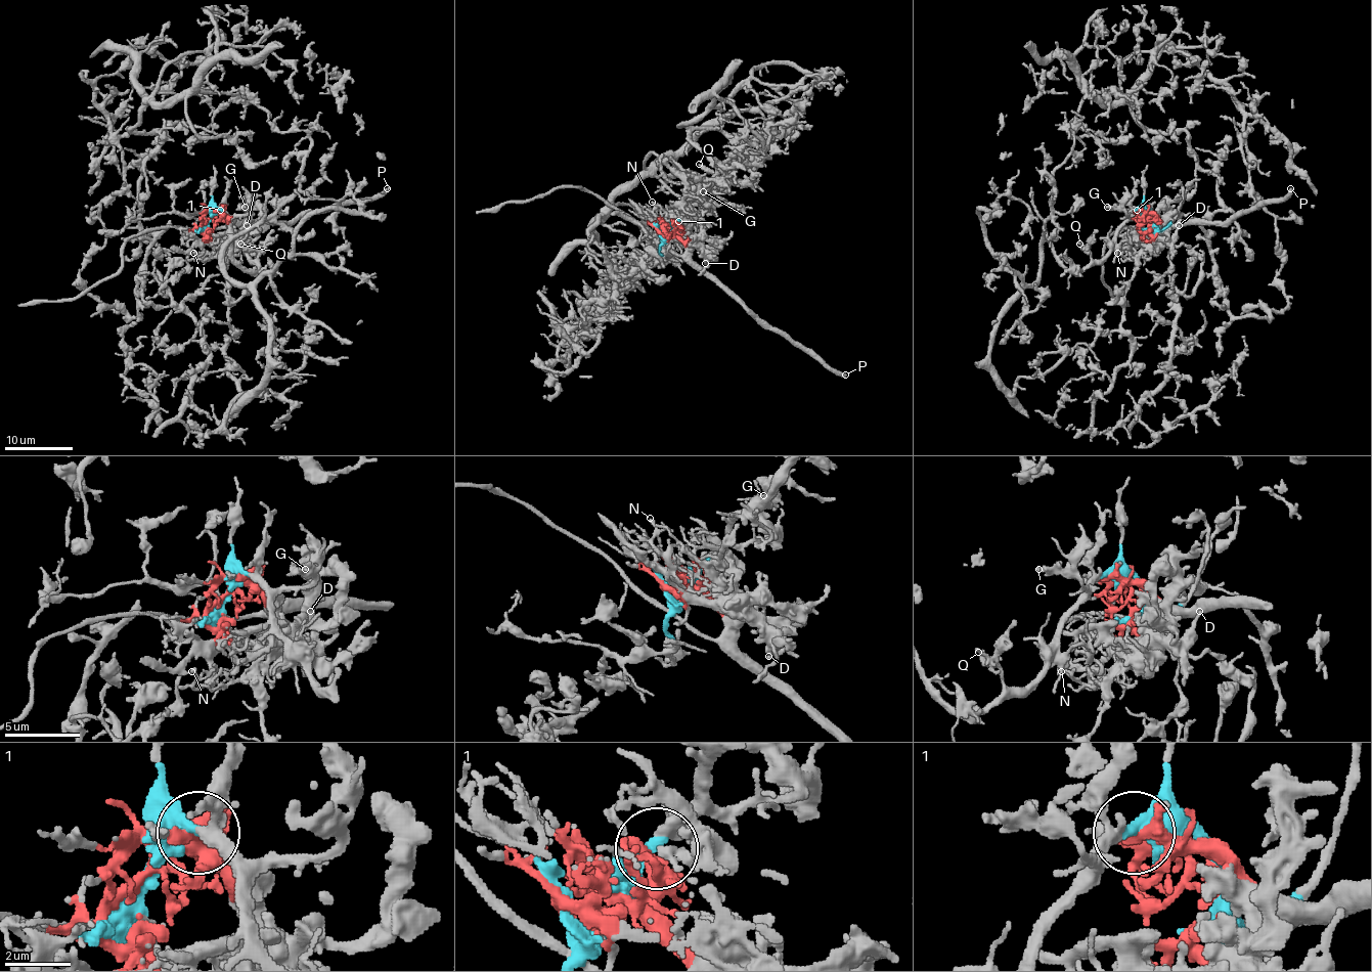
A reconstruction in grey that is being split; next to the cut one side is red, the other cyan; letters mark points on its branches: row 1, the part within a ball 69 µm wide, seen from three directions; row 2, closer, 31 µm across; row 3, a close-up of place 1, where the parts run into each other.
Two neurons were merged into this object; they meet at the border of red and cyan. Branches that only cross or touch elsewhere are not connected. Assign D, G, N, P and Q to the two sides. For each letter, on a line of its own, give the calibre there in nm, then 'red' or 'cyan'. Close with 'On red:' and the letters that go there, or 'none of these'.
D: 190 nm thick; red
G: 320 nm thick; cyan
N: 200 nm thick; red
P: 400 nm thick; red
Q: 280 nm thick; cyan
On red: D, N, P

